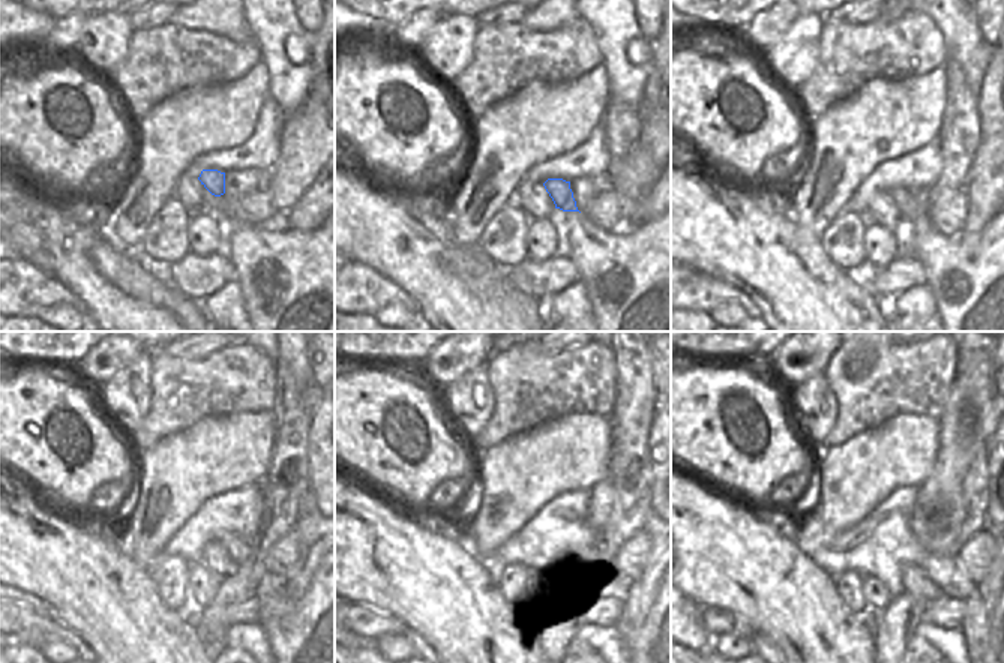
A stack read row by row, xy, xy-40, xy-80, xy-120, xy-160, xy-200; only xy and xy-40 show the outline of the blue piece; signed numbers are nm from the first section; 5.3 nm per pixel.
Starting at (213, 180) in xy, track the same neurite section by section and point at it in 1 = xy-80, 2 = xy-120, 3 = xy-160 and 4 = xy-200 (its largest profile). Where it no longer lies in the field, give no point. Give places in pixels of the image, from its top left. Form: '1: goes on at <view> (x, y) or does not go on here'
1: goes on at xy-80 (911, 209)
2: goes on at xy-120 (240, 549)
3: goes on at xy-160 (613, 584)
4: goes on at xy-200 (946, 573)

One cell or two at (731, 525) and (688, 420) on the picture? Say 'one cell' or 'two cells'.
two cells

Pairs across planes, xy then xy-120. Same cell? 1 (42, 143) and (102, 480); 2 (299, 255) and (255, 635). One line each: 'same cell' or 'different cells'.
1: same cell
2: different cells

